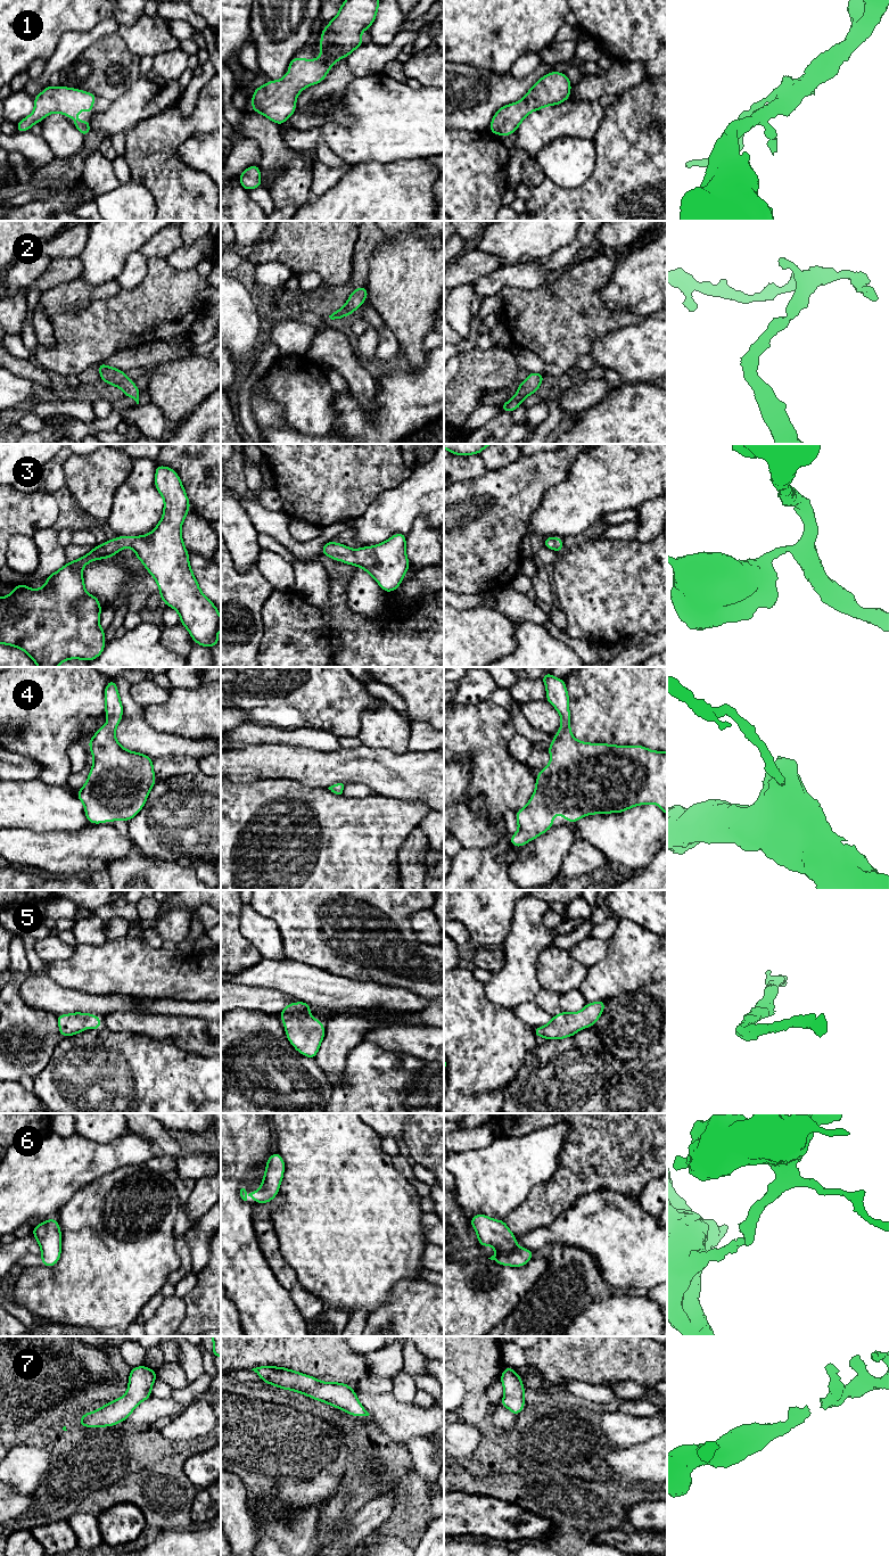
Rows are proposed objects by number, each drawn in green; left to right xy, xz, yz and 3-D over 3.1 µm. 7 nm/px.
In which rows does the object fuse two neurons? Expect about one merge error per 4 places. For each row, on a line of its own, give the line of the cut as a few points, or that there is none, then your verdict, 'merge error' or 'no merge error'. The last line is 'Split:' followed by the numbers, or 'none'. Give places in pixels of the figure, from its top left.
1: no cut; no merge error
2: no cut; no merge error
3: no cut; no merge error
4: no cut; no merge error
5: no cut; no merge error
6: no cut; no merge error
7: no cut; no merge error
Split: none

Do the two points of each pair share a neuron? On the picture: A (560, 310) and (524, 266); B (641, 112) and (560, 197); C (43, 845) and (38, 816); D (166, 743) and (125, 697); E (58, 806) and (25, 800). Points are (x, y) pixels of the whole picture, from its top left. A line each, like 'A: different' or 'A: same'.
A: different
B: same
C: different
D: same
E: same

